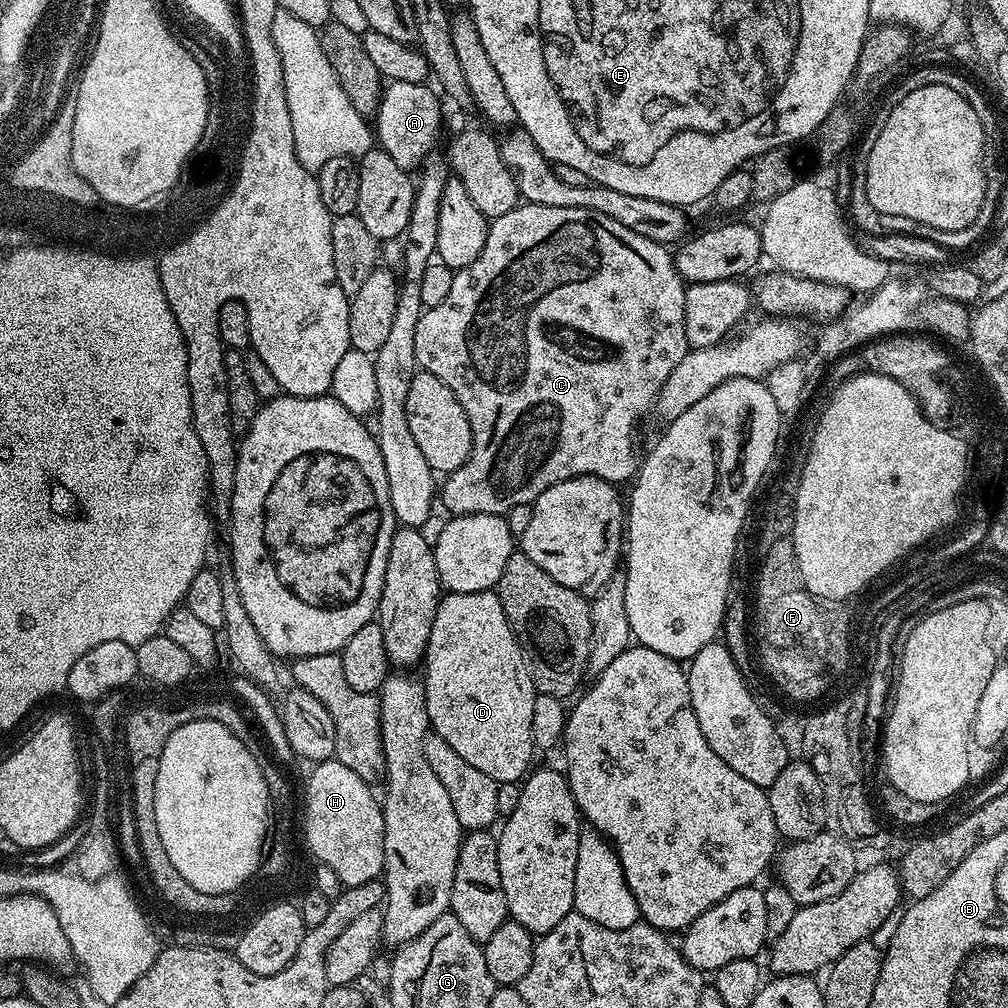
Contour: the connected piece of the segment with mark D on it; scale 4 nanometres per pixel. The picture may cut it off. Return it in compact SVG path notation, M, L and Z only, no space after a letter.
M492 590L487 592L448 592L441 595L440 604L434 614L434 626L430 626L430 638L428 639L428 648L424 652L422 668L425 668L424 676L422 675L424 705L428 711L431 731L438 733L442 738L446 738L446 743L464 761L470 762L470 766L476 767L477 770L482 770L482 774L486 774L486 778L494 778L497 784L514 784L523 781L534 764L532 761L534 745L530 730L530 717L534 715L534 698L538 693L535 686L532 685L532 675L528 672L528 665L523 652L520 650L520 644L516 641L510 622L502 610L499 595Z

